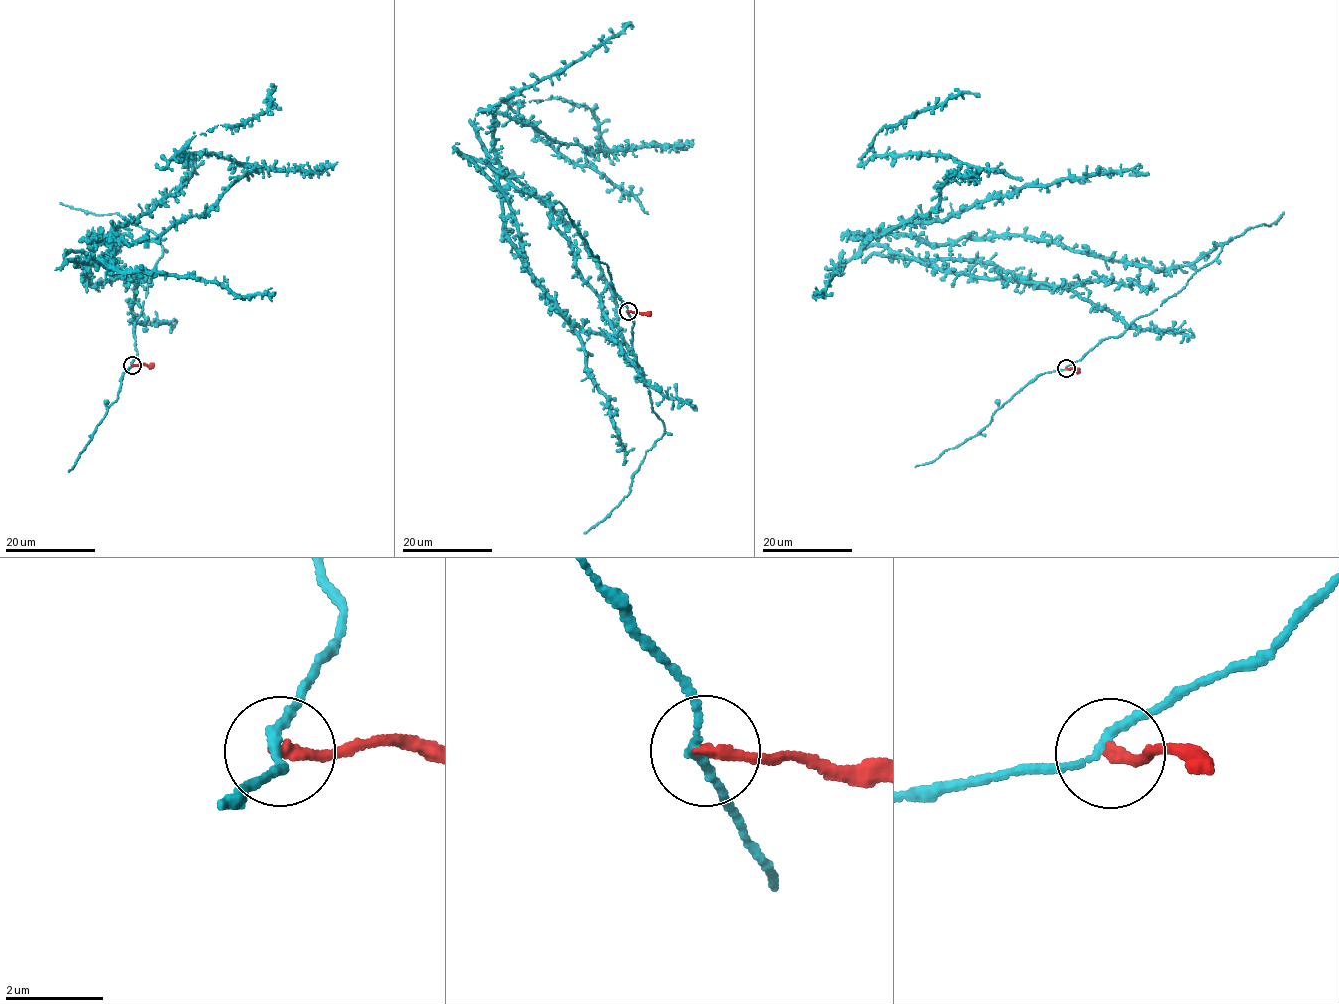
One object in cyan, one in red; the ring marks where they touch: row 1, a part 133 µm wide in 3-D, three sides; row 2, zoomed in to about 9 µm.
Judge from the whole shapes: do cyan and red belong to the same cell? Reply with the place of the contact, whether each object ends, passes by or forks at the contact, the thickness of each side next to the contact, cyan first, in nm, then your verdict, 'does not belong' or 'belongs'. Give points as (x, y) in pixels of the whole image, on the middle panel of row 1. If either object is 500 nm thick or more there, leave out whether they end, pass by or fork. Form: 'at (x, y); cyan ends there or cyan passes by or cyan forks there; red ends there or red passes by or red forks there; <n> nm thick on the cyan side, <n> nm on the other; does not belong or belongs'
at (628, 311); cyan passes by; red ends there; 160 nm thick on the cyan side, 240 nm on the other; does not belong

